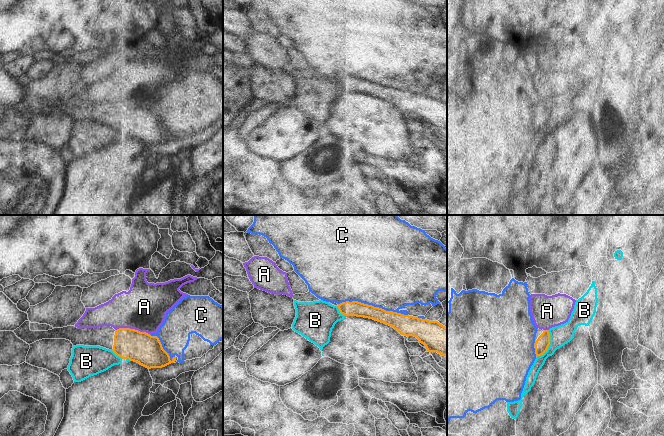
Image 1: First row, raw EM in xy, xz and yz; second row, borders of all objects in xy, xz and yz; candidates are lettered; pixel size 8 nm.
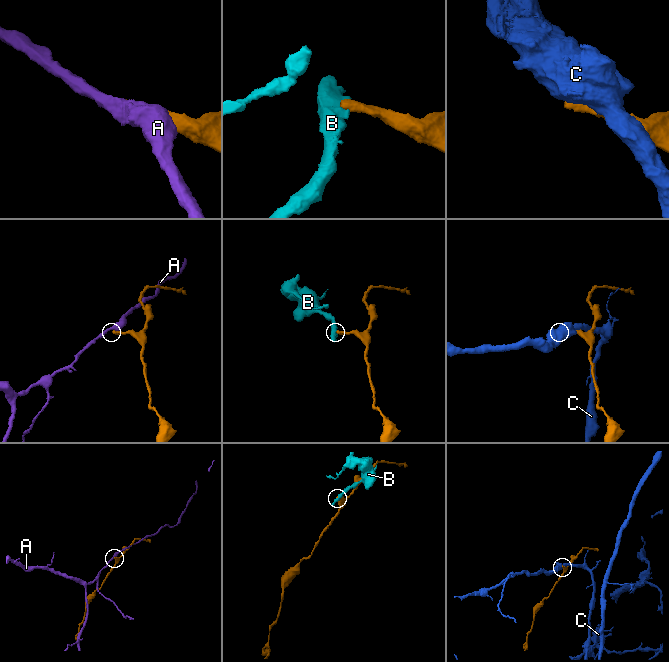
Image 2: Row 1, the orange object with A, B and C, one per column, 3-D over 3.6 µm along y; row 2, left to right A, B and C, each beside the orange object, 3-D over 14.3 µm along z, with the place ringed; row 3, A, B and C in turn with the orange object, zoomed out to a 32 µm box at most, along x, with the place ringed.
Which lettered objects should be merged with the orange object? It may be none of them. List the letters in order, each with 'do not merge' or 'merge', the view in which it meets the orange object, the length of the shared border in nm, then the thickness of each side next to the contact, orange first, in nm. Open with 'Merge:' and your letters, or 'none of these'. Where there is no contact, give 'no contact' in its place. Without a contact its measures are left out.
Merge: none of these
A: do not merge | xy | 280 nm | 240/360 nm
B: do not merge | yz | 240 nm | 120/160 nm
C: do not merge | xz | 550 nm | 140/500 nm

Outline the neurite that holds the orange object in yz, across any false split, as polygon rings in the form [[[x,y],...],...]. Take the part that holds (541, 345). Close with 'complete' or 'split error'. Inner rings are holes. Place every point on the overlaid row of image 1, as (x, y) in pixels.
[[[537,328],[537,333],[535,337],[535,354],[536,357],[543,355],[550,345],[550,333],[549,330],[543,330]]]; split error

